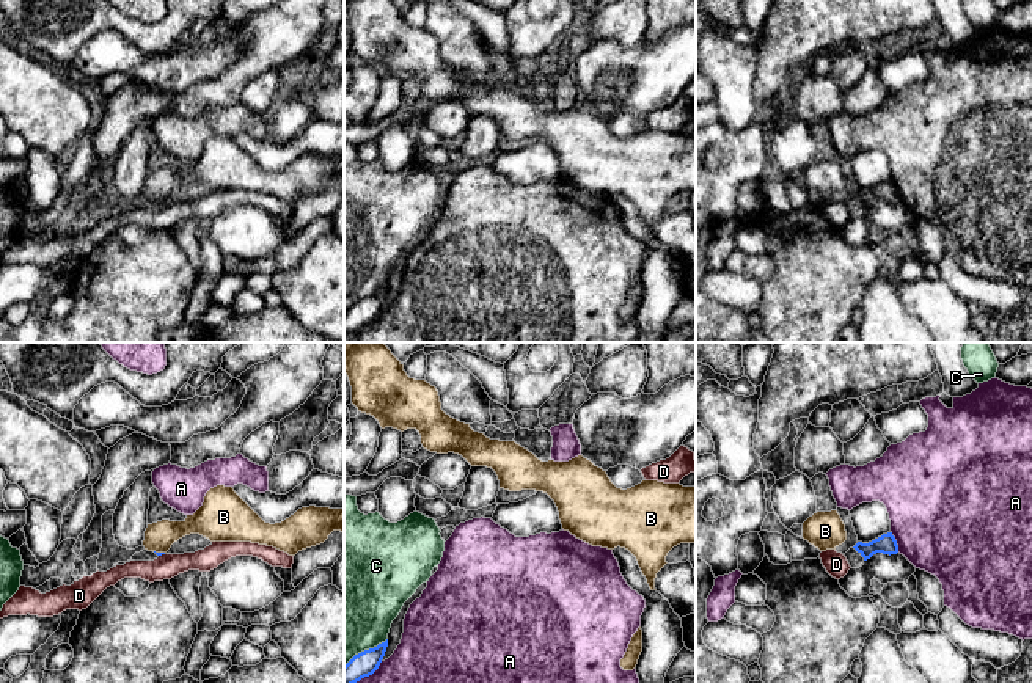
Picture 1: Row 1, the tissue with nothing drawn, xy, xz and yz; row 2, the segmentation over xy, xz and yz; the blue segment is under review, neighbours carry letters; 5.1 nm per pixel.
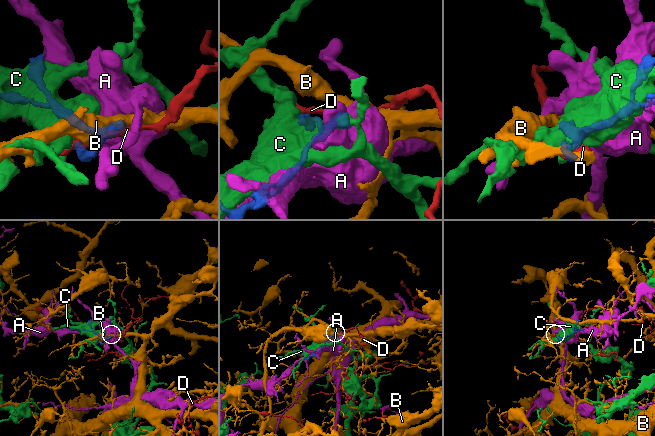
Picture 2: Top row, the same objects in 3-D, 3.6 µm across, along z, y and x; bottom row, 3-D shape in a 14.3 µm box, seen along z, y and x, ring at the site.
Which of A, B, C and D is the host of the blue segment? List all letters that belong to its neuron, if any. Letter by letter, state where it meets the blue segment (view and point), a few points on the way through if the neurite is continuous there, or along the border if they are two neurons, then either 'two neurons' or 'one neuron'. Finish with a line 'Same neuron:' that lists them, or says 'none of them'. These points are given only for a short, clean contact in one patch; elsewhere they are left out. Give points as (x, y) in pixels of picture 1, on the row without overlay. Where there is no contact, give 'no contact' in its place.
A: contact yz (896, 190); two neurons
B: contact xy (159, 201); way xy (154, 200), (159, 201), (159, 186); one neuron
C: contact xz (365, 299); two neurons
D: contact xy (161, 203); border xy (164, 201), (159, 204); two neurons
Same neuron: B

